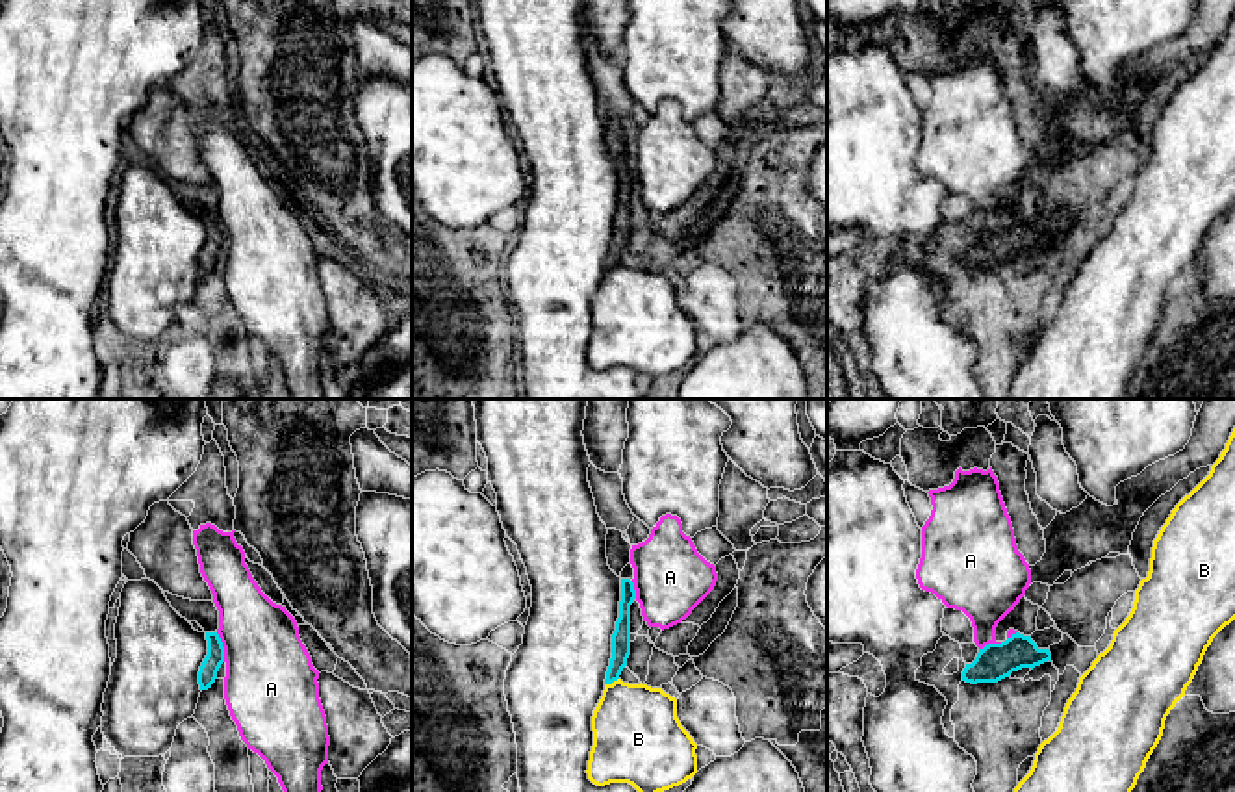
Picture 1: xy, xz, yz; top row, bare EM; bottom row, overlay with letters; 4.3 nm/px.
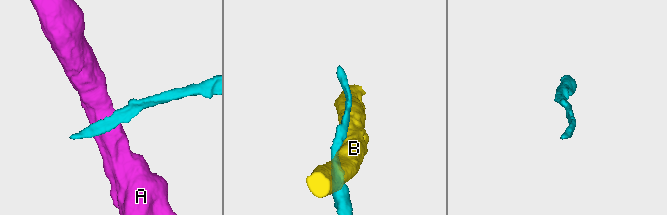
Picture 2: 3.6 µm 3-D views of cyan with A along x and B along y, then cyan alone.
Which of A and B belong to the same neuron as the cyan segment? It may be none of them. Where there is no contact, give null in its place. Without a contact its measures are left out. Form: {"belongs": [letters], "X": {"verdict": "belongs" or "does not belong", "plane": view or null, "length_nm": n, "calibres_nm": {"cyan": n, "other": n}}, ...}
{"belongs": [], "A": {"verdict": "does not belong", "plane": "xy", "length_nm": 130, "calibres_nm": {"cyan": 80, "other": 380}}, "B": {"verdict": "does not belong", "plane": "xz", "length_nm": 70, "calibres_nm": {"cyan": 80, "other": 380}}}

